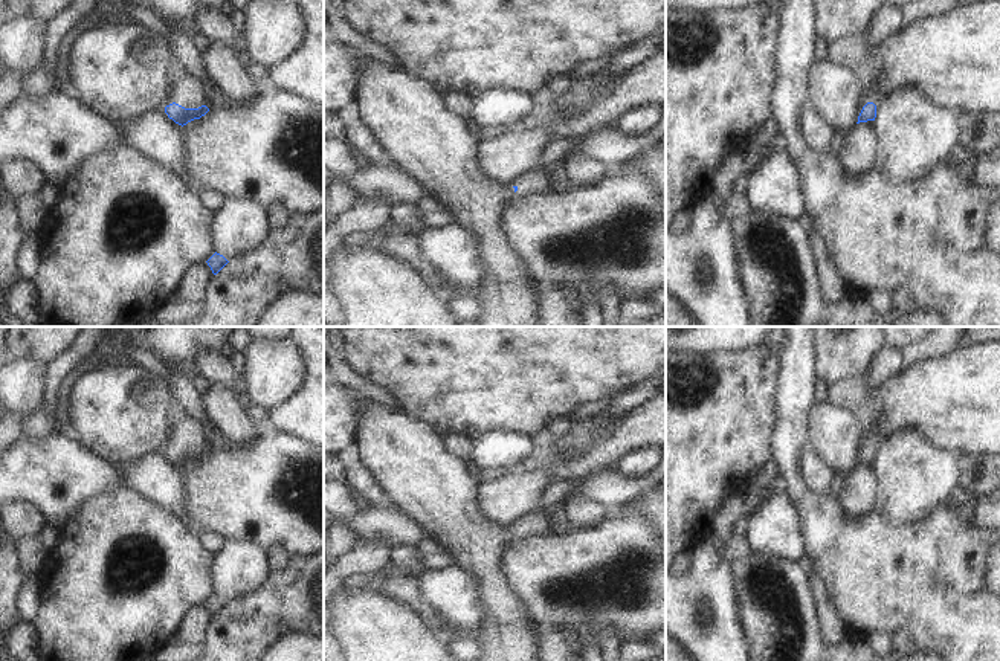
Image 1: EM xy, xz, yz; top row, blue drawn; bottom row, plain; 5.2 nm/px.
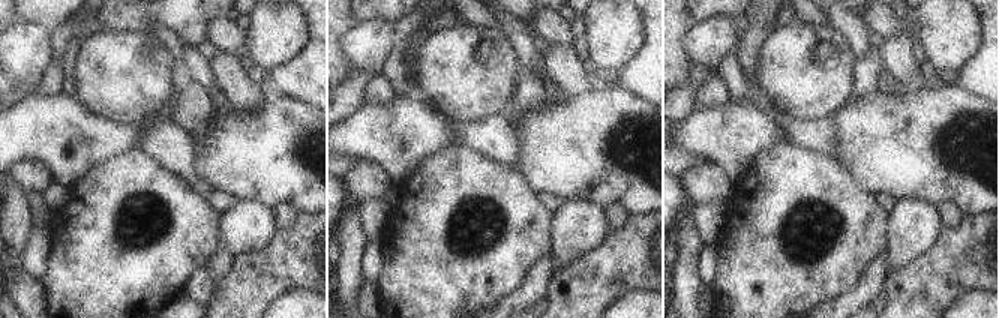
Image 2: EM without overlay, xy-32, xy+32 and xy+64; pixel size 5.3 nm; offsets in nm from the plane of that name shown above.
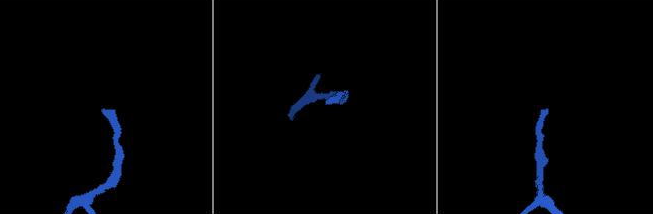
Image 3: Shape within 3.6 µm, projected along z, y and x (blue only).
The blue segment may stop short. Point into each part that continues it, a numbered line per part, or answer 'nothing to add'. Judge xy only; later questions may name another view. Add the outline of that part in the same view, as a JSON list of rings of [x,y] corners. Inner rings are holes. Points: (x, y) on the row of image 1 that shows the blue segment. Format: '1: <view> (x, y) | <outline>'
1: xy (190, 92) | [[[183,73],[182,79],[173,87],[173,99],[185,108],[198,108],[206,105],[208,89],[203,81],[194,78],[192,75]]]

